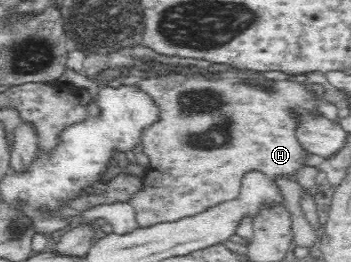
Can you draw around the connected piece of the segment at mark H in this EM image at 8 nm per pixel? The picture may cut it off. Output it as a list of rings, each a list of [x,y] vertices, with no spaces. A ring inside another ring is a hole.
[[[216,65],[203,72],[178,71],[151,77],[133,78],[148,95],[158,101],[162,109],[162,101],[166,105],[166,115],[160,117],[154,129],[142,133],[142,151],[150,157],[150,179],[143,179],[143,186],[130,199],[139,227],[146,227],[162,222],[178,221],[182,217],[190,217],[212,205],[236,197],[241,187],[240,179],[248,171],[264,173],[266,178],[276,181],[278,178],[294,180],[298,169],[305,167],[307,151],[297,139],[297,131],[301,127],[300,111],[312,115],[320,115],[317,105],[326,101],[324,89],[307,83],[305,76],[266,77],[266,73],[258,73],[256,69],[232,69],[232,66]],[[230,121],[232,137],[226,141],[222,135],[222,127]]]

